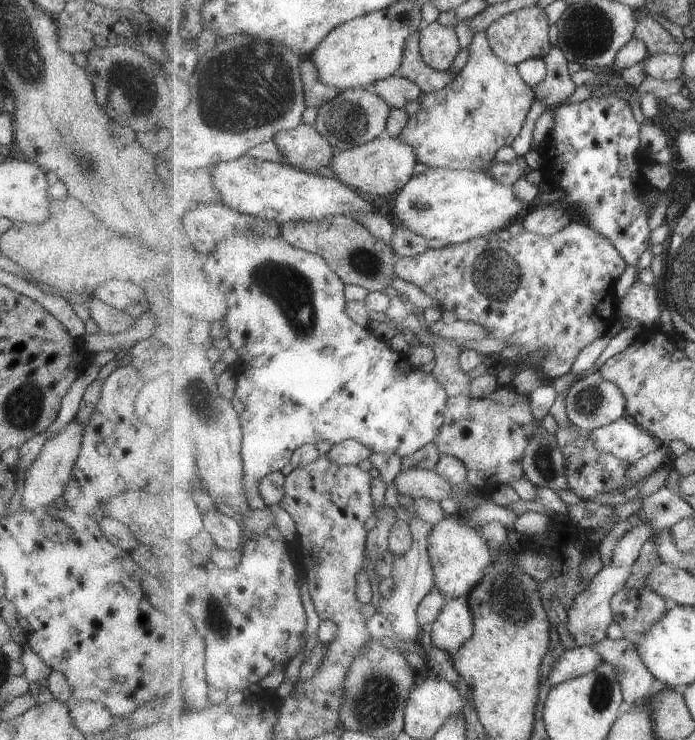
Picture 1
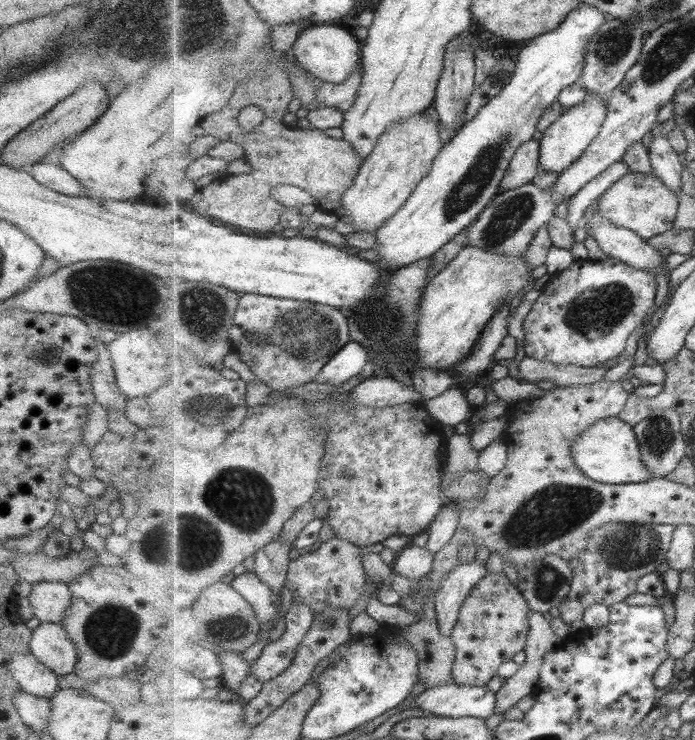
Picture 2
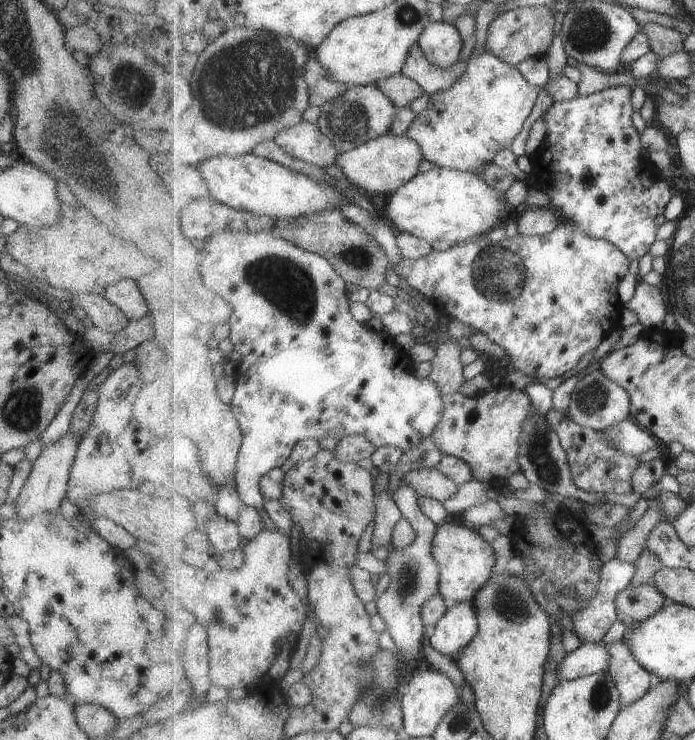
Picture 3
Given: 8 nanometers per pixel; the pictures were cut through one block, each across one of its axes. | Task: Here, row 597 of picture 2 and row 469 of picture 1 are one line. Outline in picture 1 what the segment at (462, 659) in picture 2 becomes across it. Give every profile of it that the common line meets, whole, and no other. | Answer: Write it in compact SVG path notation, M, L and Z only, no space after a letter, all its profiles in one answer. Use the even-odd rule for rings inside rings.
M511 386L499 387L482 399L468 396L449 397L445 422L437 434L437 448L465 463L467 484L481 490L491 484L508 484L525 477L525 450L537 434L530 395L521 394Z

